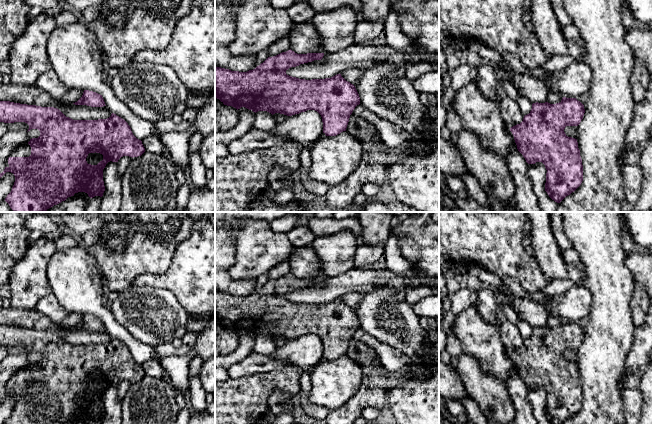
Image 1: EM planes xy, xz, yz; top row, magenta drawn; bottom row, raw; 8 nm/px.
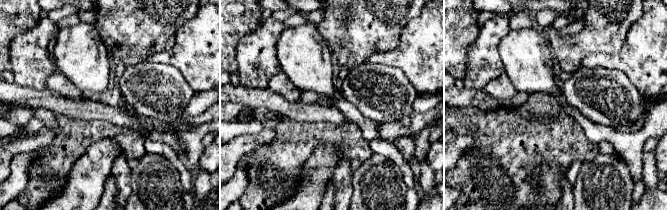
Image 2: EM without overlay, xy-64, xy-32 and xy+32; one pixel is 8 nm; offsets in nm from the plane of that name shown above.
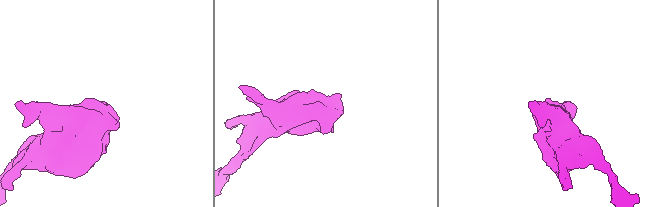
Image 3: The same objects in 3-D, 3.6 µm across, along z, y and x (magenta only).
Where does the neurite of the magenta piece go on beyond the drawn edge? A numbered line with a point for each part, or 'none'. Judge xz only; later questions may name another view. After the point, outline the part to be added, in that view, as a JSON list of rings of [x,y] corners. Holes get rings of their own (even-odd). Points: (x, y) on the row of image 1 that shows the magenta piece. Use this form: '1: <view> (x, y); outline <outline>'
none

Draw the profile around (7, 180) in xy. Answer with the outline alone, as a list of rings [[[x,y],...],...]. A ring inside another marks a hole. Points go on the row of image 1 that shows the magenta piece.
[[[6,172],[0,178],[0,203],[5,200],[7,195],[11,192],[15,182],[15,176],[11,172]]]

